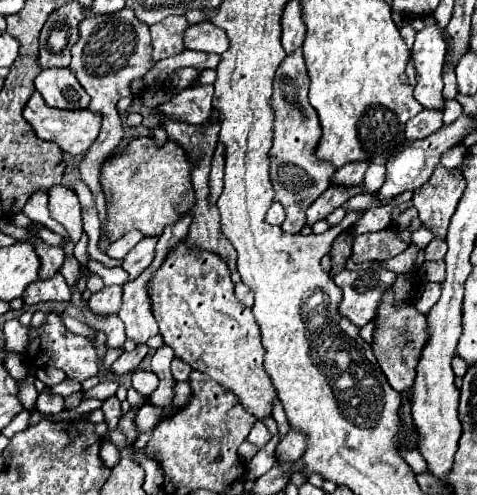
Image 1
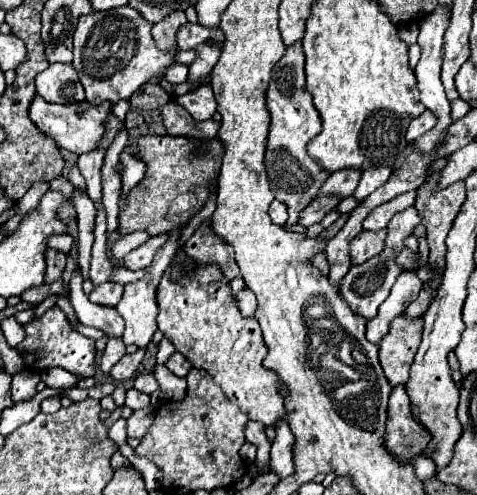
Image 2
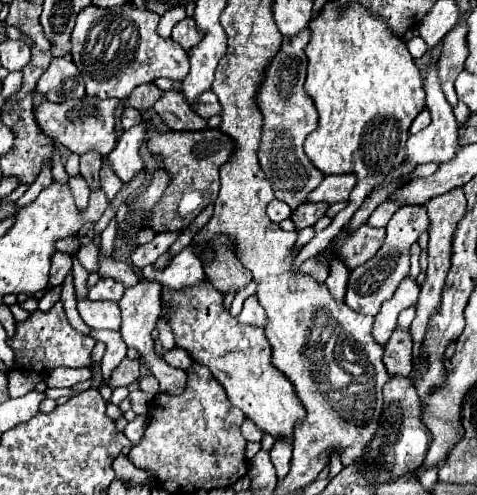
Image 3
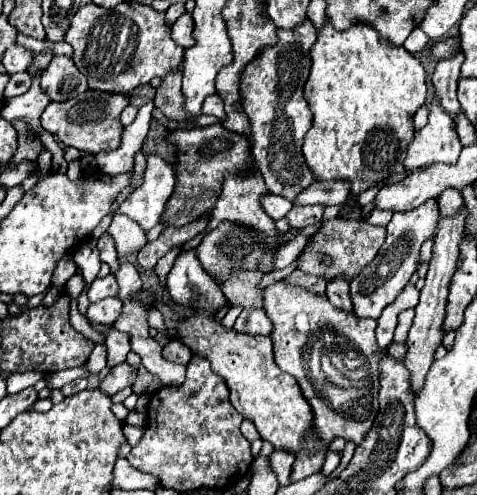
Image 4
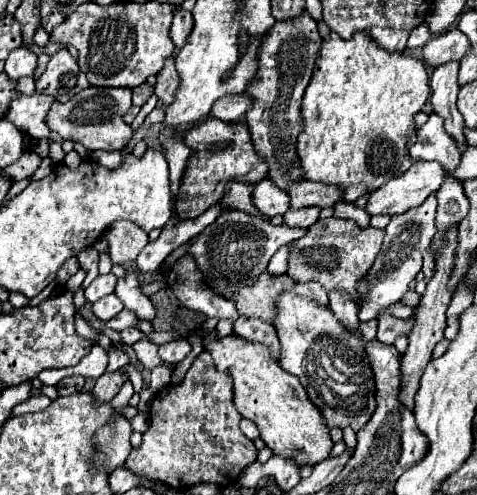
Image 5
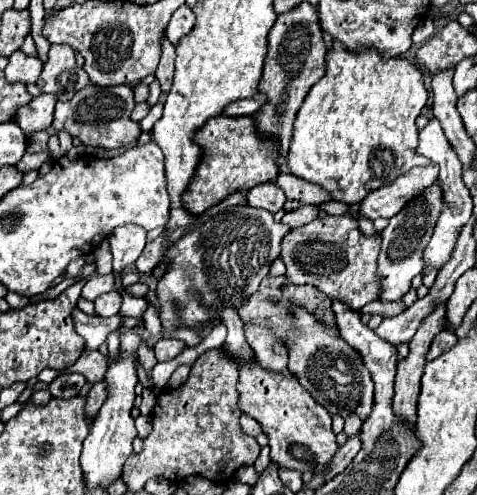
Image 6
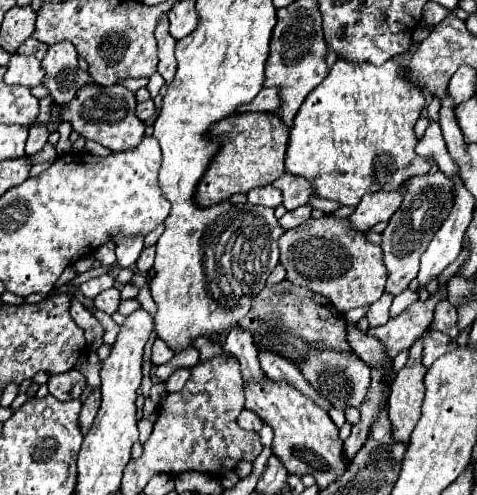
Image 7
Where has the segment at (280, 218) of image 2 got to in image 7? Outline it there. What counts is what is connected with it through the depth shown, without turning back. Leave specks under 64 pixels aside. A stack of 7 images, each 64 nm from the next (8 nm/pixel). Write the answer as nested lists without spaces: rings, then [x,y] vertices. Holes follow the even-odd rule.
[[[262,186],[262,188],[254,188],[248,192],[248,202],[276,208],[278,204],[282,204],[282,194],[274,186]]]

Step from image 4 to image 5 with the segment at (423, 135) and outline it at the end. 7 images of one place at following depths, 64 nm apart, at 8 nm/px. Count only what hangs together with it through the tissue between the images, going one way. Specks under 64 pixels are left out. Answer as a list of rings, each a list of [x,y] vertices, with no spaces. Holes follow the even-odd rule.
[[[430,114],[428,122],[418,128],[418,140],[410,148],[410,154],[416,161],[436,160],[444,164],[444,172],[452,172],[452,168],[460,164],[456,142],[446,134],[444,120],[436,114]]]

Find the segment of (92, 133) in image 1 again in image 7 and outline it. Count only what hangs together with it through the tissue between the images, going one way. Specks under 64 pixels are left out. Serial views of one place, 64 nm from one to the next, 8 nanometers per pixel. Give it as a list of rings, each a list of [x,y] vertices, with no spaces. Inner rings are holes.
[[[120,84],[108,88],[84,86],[78,90],[76,98],[70,104],[64,104],[62,120],[72,122],[72,128],[110,150],[132,150],[144,138],[144,122],[136,118],[136,96]]]

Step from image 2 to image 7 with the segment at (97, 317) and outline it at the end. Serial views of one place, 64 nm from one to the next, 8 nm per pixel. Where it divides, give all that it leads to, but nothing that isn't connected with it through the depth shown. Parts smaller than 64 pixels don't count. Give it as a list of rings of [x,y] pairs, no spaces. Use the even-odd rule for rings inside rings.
[[[108,288],[104,292],[100,292],[100,296],[94,298],[94,304],[98,310],[106,312],[106,314],[114,314],[120,302],[120,290],[118,288]]]

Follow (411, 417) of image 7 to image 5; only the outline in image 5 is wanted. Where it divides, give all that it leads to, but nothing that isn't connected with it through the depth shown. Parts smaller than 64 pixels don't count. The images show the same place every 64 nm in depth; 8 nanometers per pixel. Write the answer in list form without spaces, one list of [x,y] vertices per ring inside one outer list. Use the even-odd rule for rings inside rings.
[[[456,228],[450,230],[448,234],[448,246],[442,250],[442,254],[436,258],[436,274],[434,278],[428,282],[426,286],[426,292],[420,300],[420,312],[416,316],[416,324],[408,336],[410,344],[408,344],[408,350],[406,354],[402,356],[402,362],[400,362],[400,404],[410,408],[412,410],[412,400],[414,400],[414,394],[418,392],[418,382],[420,382],[420,376],[426,368],[426,364],[432,360],[432,350],[436,346],[436,342],[442,340],[444,336],[444,328],[446,328],[446,308],[450,304],[450,298],[452,294],[446,290],[446,280],[448,280],[448,274],[454,266],[454,248],[456,248]]]

